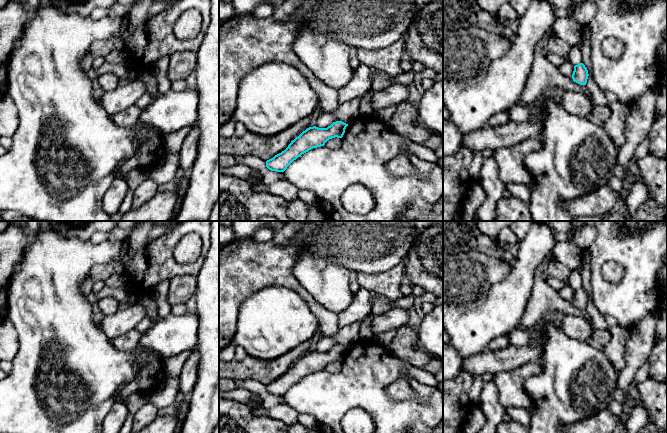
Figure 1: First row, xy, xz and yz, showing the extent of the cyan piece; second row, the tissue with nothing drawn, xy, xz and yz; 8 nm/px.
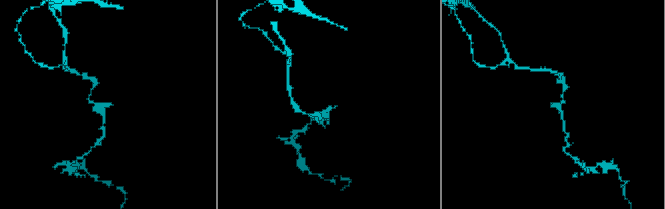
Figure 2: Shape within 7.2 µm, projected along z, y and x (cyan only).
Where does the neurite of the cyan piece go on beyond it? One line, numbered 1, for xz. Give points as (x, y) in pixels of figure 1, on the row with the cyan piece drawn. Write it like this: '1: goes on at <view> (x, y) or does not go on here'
1: does not go on here

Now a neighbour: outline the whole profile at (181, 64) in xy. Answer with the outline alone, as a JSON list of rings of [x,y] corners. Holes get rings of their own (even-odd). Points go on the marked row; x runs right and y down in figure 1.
[[[181,51],[169,58],[168,78],[171,82],[184,80],[197,66],[197,52]]]

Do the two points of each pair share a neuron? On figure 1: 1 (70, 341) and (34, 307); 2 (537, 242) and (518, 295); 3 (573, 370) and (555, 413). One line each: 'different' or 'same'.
1: same
2: same
3: same

